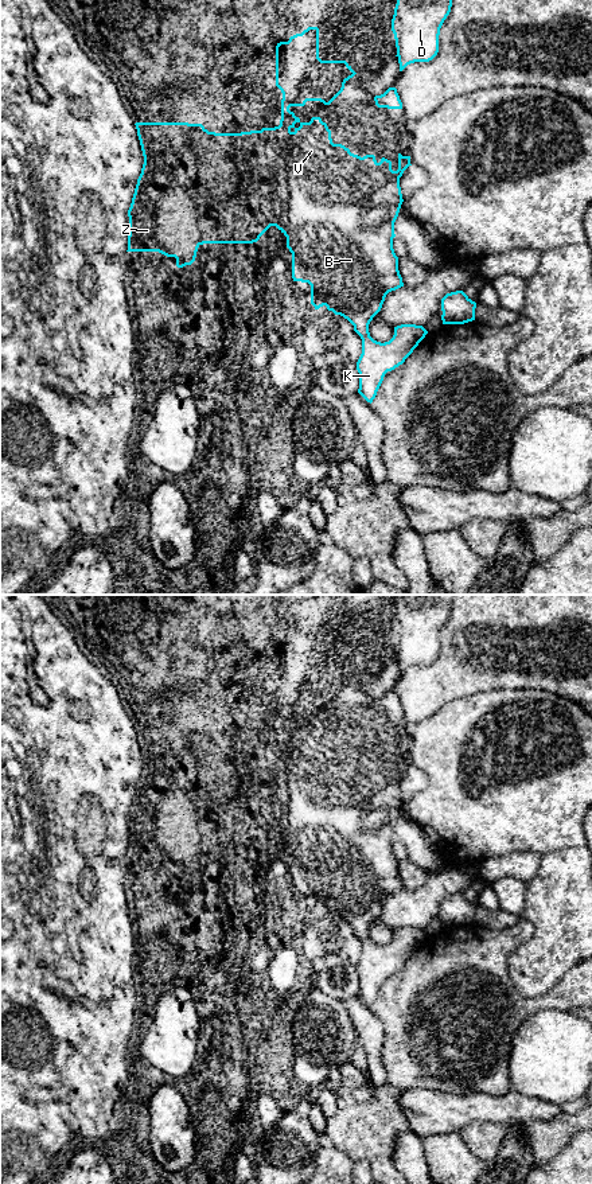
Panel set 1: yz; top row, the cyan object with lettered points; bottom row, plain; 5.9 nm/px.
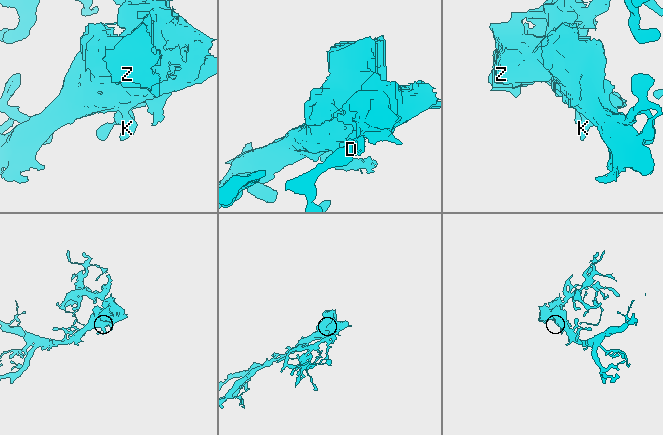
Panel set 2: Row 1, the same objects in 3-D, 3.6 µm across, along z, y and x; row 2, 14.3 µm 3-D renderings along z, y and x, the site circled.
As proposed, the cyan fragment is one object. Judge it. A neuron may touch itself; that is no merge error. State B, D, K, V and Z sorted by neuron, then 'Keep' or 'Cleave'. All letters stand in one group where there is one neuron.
Groups: B D K V Z. Keep

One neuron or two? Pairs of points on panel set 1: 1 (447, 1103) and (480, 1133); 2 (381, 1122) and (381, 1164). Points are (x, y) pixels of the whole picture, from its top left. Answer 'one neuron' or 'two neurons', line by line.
1: two neurons
2: one neuron

